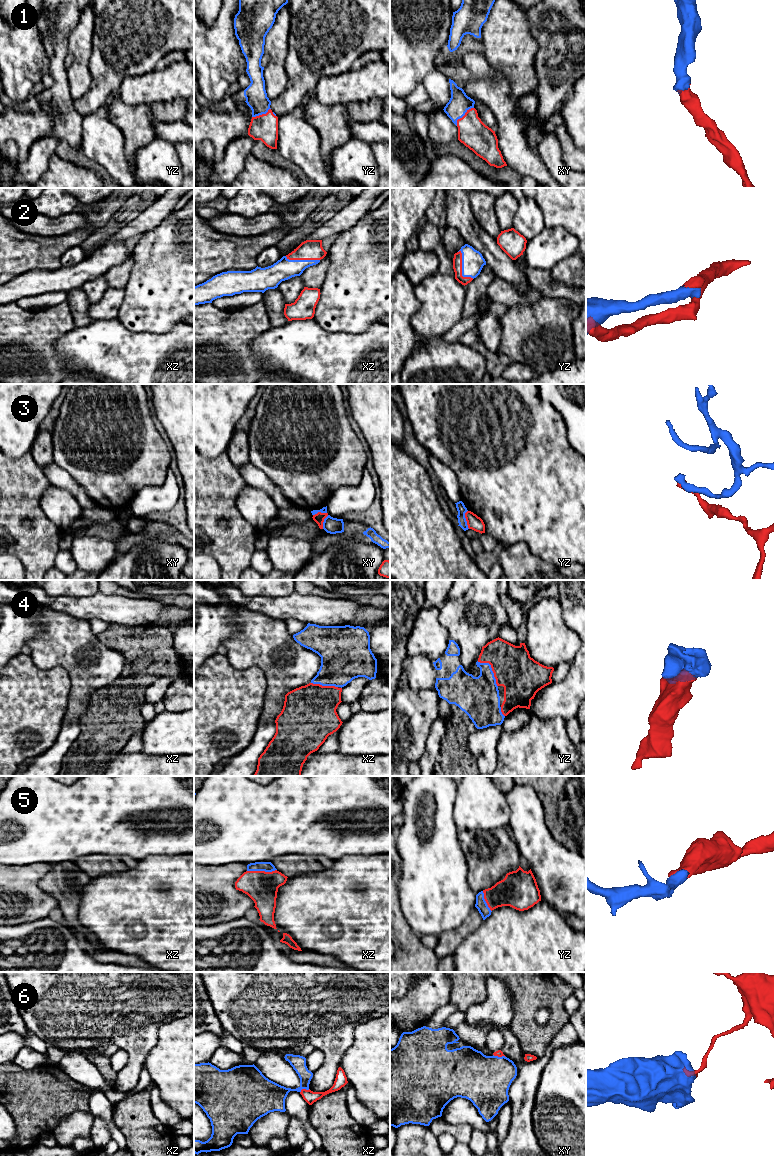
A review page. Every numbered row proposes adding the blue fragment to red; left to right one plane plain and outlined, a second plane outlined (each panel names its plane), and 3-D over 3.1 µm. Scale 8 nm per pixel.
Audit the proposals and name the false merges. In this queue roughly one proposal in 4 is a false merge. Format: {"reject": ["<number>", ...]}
{"reject": ["3", "6"]}

